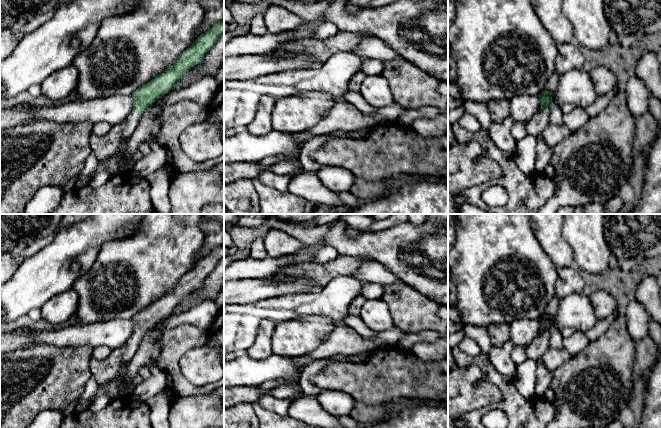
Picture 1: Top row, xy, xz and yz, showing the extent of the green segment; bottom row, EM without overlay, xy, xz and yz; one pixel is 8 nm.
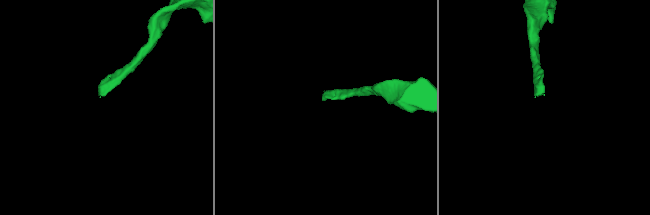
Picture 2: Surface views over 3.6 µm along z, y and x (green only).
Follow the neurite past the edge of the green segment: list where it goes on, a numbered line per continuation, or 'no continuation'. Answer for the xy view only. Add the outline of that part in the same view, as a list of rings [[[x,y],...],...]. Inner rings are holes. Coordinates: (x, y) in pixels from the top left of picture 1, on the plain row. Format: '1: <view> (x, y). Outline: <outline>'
1: xy (102, 371). Outline: [[[131,336],[124,345],[114,349],[104,360],[99,361],[95,357],[91,357],[89,372],[96,380],[98,386],[102,386],[114,378],[119,372],[121,365],[133,359],[141,339]]]

